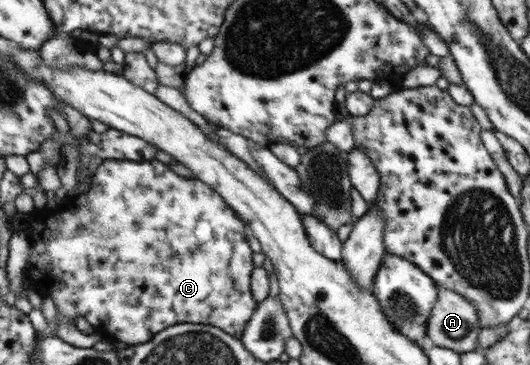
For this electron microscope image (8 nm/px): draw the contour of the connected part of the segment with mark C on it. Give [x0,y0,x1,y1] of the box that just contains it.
[22,159,259,346]

